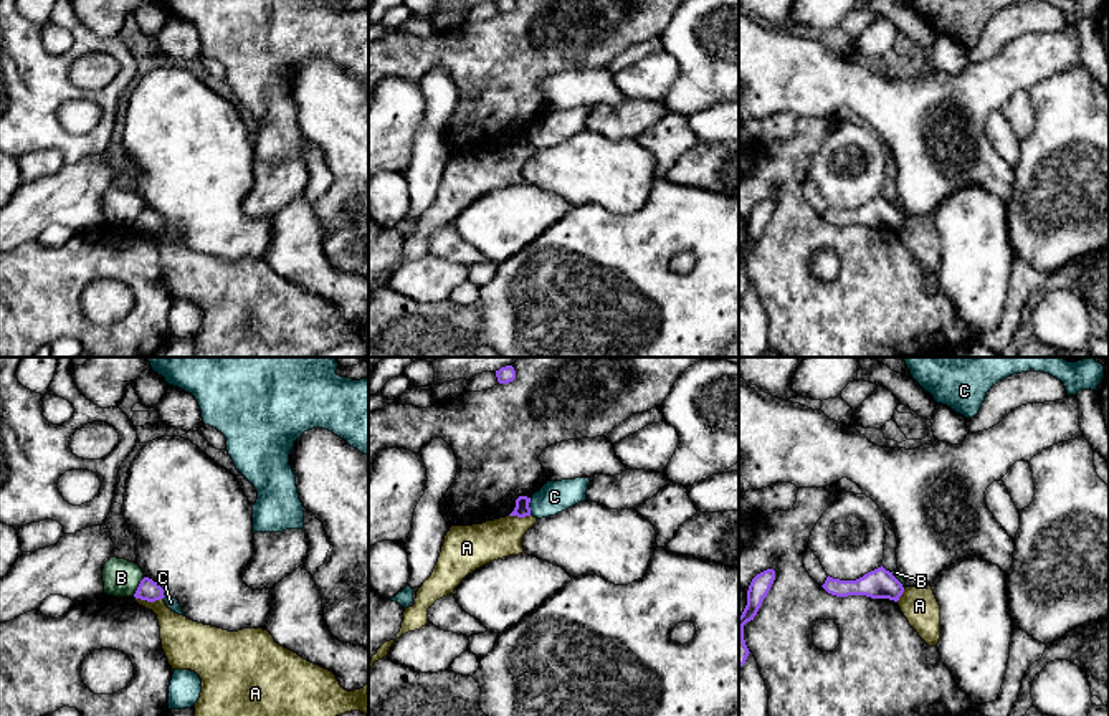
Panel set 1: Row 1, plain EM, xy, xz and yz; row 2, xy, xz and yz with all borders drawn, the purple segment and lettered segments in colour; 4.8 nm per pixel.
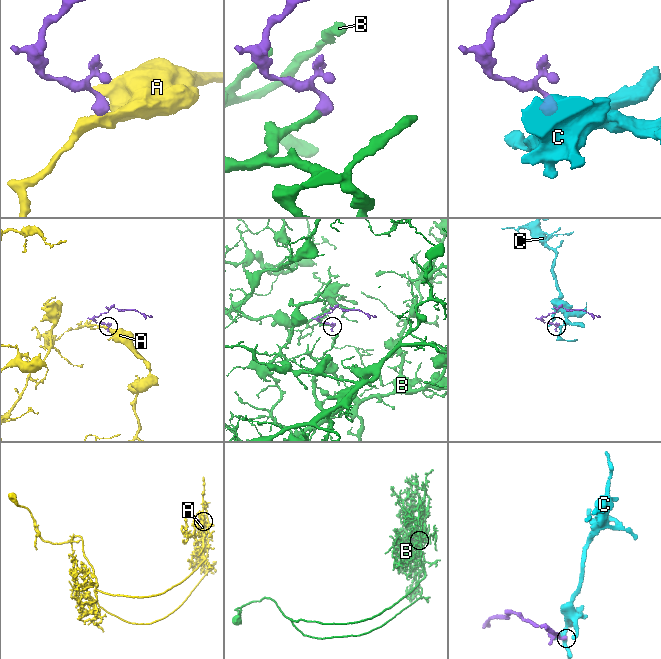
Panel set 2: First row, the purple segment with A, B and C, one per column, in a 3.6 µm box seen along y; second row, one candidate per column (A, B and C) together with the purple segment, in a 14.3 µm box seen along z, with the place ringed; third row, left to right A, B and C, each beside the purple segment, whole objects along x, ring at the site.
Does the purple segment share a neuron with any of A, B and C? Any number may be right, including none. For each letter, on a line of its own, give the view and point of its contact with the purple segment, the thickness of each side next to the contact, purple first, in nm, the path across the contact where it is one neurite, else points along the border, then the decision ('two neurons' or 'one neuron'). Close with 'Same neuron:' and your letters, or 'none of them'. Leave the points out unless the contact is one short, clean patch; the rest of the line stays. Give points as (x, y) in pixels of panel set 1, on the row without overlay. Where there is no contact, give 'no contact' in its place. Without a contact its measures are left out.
A: contact xy (149, 230); calibres 100 and 200 nm; border xy (134, 225), (144, 230), (162, 229); two neurons
B: contact xy (138, 217); calibres 100 and 180 nm; border xy (144, 207), (133, 225); two neurons
C: contact xz (528, 136); calibres 70 and 160 nm; border xz (531, 128), (529, 144); two neurons
Same neuron: none of them

